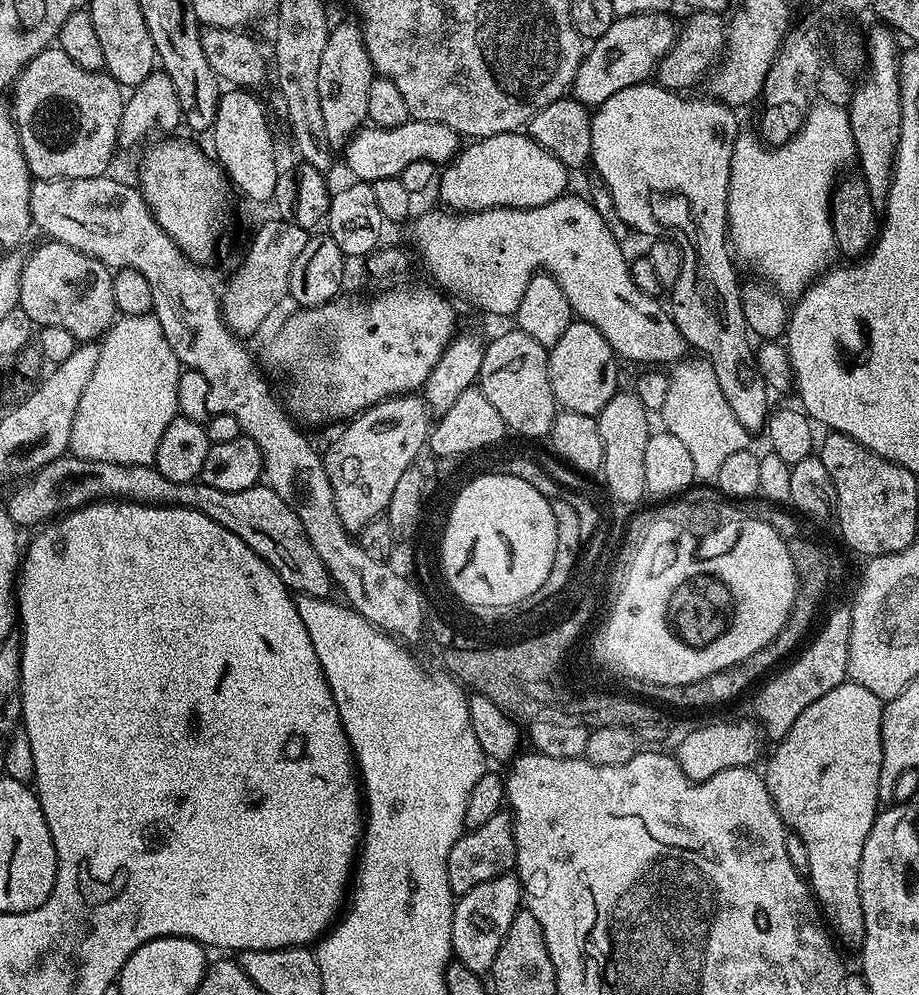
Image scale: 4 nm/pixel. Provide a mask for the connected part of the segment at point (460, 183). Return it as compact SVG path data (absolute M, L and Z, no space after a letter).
M517 130L514 132L507 132L506 134L494 134L493 136L486 136L483 138L476 138L471 141L469 146L461 147L458 155L439 173L438 188L440 184L440 200L445 209L451 210L457 214L465 212L474 212L482 208L537 208L538 206L546 206L546 202L554 202L559 196L565 195L568 184L568 176L570 170L562 162L558 162L558 158L554 158L554 154L550 154L542 146L538 146L538 142L534 142L531 136L525 134L523 131Z

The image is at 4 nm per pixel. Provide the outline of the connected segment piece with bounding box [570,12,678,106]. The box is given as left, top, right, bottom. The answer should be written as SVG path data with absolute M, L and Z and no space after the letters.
M647 12L616 19L610 30L591 41L585 51L570 89L571 95L585 106L599 106L610 94L618 94L618 90L626 90L626 86L645 83L676 41L678 24L670 17L668 12Z

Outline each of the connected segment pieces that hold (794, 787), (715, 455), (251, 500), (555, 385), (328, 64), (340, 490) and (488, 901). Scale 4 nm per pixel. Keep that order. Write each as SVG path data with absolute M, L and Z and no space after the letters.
M851 682L839 684L837 688L830 690L830 694L822 694L822 698L818 698L818 702L813 702L810 706L806 706L806 710L802 710L802 714L798 714L794 726L790 726L788 733L773 747L776 749L773 750L772 757L768 760L768 765L762 768L762 775L768 787L768 793L774 802L776 813L784 819L785 829L797 832L800 835L800 840L806 842L806 854L808 855L806 876L810 881L812 895L818 901L818 907L823 919L826 921L831 935L841 945L844 943L846 947L852 948L852 950L859 949L864 942L864 915L862 914L862 902L860 901L860 891L858 890L858 870L860 869L860 859L862 858L862 846L870 834L870 826L874 826L878 809L882 804L880 798L880 767L882 766L883 713L884 704L874 694L870 694L870 690L866 690L866 686L858 686Z
M685 358L671 365L668 372L670 390L666 390L666 402L662 402L658 416L664 419L663 431L674 434L680 439L694 462L694 474L697 481L715 481L719 468L730 458L730 454L738 454L738 450L749 450L750 434L734 418L734 410L730 410L730 402L726 402L726 394L718 386L718 378L714 378L714 370L703 358Z
M65 454L42 466L21 484L24 485L6 501L10 518L21 529L35 529L45 522L75 512L85 504L110 500L193 508L218 522L218 526L226 526L230 534L238 534L238 538L242 538L242 542L246 542L246 546L250 546L258 558L265 560L293 593L325 598L333 595L332 575L328 573L322 558L318 558L318 550L310 546L310 538L306 538L306 530L302 530L298 514L294 514L292 507L282 502L282 498L278 498L267 483L255 484L246 490L218 490L202 482L170 482L170 478L162 478L162 474L158 474L151 464L115 464Z
M573 319L566 334L558 338L548 353L550 386L557 405L566 412L599 417L606 402L618 391L616 364L618 357L608 339L590 322Z
M359 23L340 24L328 33L326 50L318 66L318 99L322 105L322 119L326 125L326 138L333 149L343 149L357 130L368 120L366 101L370 95L370 82L374 69L364 45L364 31Z
M419 395L389 396L359 413L323 453L330 490L334 490L334 506L347 532L359 534L387 509L398 478L417 463L416 455L425 451L430 435L428 416L430 409Z
M505 874L490 878L463 893L455 901L455 905L452 915L453 957L462 966L466 966L466 970L477 974L491 973L498 946L502 946L502 938L506 938L506 930L510 930L510 922L514 922L516 913L522 908L520 877Z

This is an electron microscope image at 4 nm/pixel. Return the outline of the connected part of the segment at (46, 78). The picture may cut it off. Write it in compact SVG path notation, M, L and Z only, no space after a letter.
M49 46L22 69L10 94L10 107L12 117L16 119L18 138L22 142L22 154L36 180L94 178L109 171L108 163L118 152L116 139L126 96L120 83L107 71L82 70L82 66L78 66L78 62L74 62L59 46Z

